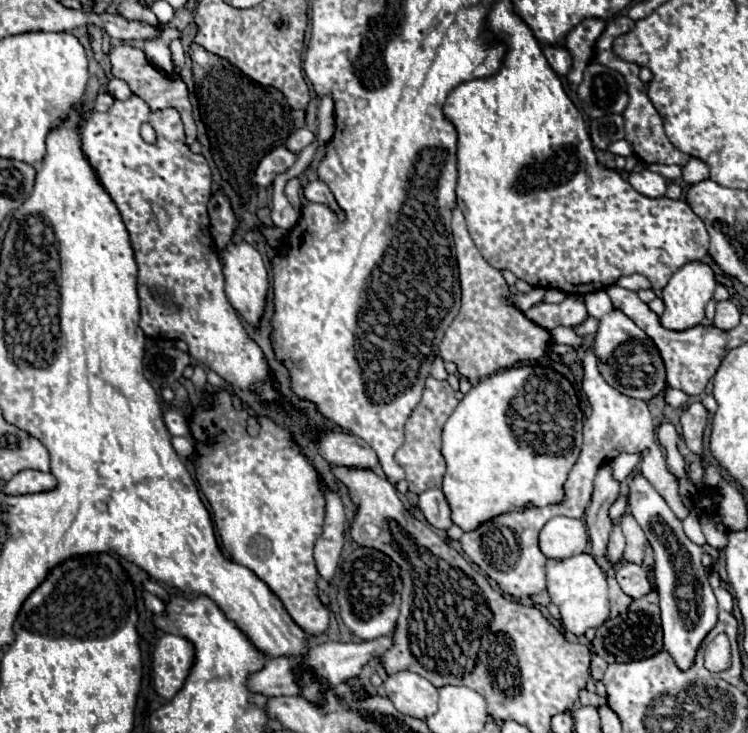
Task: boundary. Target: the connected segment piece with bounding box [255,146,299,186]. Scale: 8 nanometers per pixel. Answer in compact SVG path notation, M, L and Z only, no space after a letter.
M279 146L279 148L271 150L271 152L259 162L259 166L257 166L257 170L255 170L255 182L257 182L259 186L269 186L269 184L273 184L275 176L287 172L287 170L295 164L297 158L299 158L299 154L287 150L285 146Z

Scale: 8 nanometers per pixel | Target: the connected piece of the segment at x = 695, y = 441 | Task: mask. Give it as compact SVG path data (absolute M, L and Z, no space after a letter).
M691 402L681 414L681 426L687 446L699 456L703 456L703 430L707 426L705 406L701 402Z

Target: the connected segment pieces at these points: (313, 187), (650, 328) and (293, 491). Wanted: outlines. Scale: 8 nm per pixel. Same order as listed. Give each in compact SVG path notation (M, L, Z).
M321 180L309 182L309 184L305 186L305 198L307 198L309 202L317 202L317 204L325 204L325 206L333 208L333 212L337 214L337 218L341 218L341 222L345 220L343 210L337 206L337 202L335 202L335 198L333 198L333 194L331 194L331 190L327 188L325 182L321 182Z
M611 286L611 288L607 288L607 294L609 294L611 302L621 312L625 312L639 328L643 328L653 338L655 346L659 348L659 352L665 360L667 384L683 390L689 396L701 394L705 390L707 382L711 380L711 376L717 372L721 360L727 354L727 332L719 330L715 326L703 326L703 324L697 324L697 326L693 326L689 330L681 330L681 332L667 330L667 328L661 326L659 316L645 302L639 300L637 292L631 292L631 290L625 290L625 288L619 288L619 286Z
M219 392L213 396L213 406L197 406L191 412L191 432L195 438L197 452L197 480L199 488L205 494L213 510L213 522L219 530L221 542L227 548L229 556L235 562L243 562L251 568L267 586L283 600L289 616L307 632L307 636L321 634L329 626L327 608L317 596L317 566L313 560L313 544L321 536L323 516L325 516L325 498L323 490L317 484L317 470L311 460L301 452L297 444L289 440L287 428L279 428L267 418L259 418L261 432L259 436L249 436L245 430L247 412L235 410L231 406L231 394Z

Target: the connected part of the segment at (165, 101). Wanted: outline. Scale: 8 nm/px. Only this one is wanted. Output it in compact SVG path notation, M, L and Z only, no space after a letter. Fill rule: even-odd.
M121 44L121 46L115 46L109 54L111 58L111 64L113 64L113 76L115 78L121 78L129 84L131 92L141 96L149 106L151 110L163 110L163 108L177 108L179 114L181 114L181 120L185 124L185 134L187 134L187 142L193 142L195 140L195 120L193 120L193 108L191 108L191 102L189 102L189 92L187 92L187 86L181 78L169 78L165 72L153 68L145 56L145 52L141 52L139 48L135 46L129 46L129 44Z

